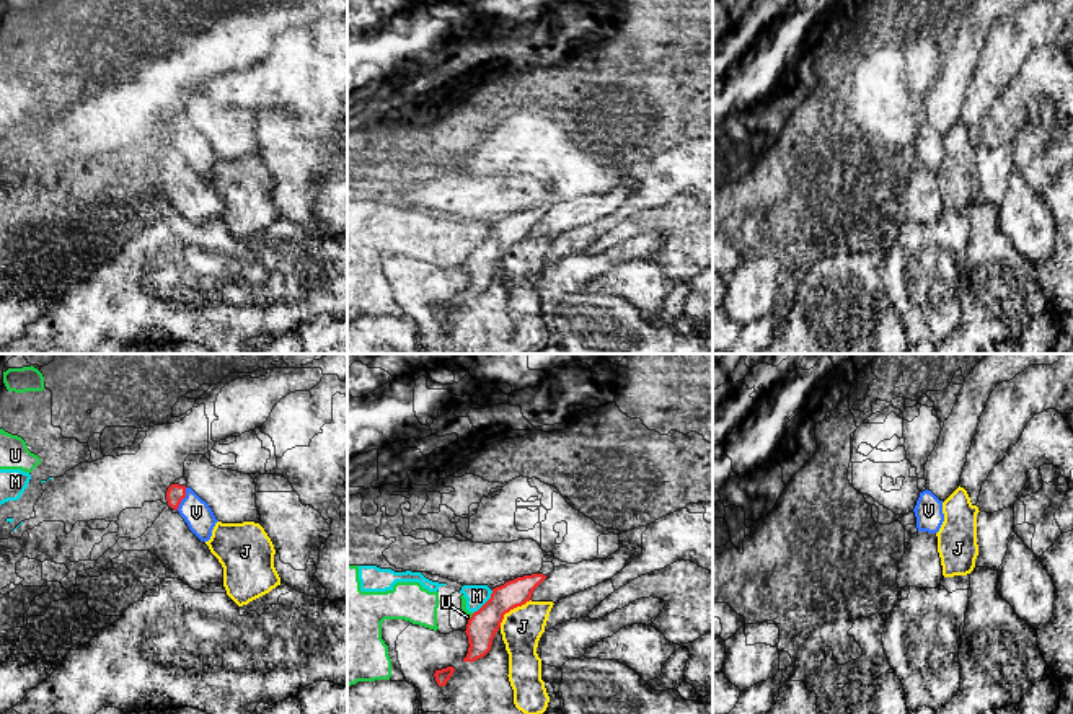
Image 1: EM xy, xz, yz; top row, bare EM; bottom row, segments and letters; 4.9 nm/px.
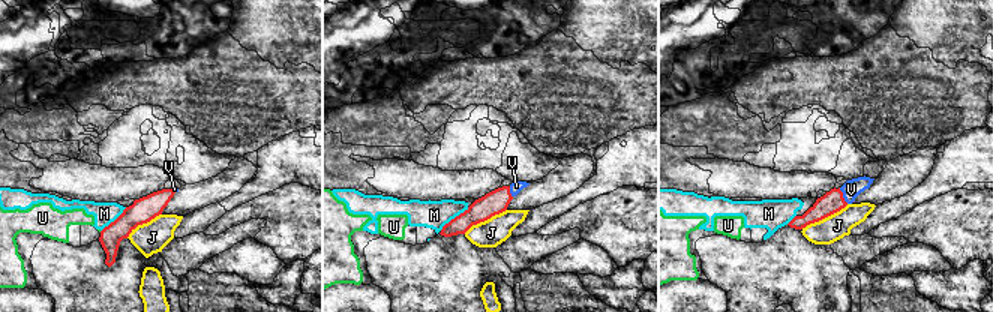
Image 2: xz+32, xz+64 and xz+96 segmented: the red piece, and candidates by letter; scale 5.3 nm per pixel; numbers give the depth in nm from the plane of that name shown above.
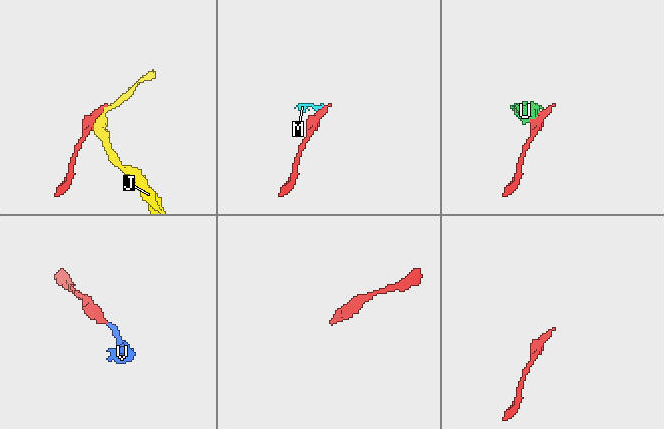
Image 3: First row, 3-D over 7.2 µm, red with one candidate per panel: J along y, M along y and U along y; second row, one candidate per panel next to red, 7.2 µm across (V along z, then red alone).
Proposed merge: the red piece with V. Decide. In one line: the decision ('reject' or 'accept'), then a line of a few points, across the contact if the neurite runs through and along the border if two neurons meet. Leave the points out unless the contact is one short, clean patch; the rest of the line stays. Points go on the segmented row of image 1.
accept; line xy (175, 494), (183, 498), (196, 512)

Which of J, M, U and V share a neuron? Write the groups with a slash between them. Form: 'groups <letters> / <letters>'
groups J / M U / V

